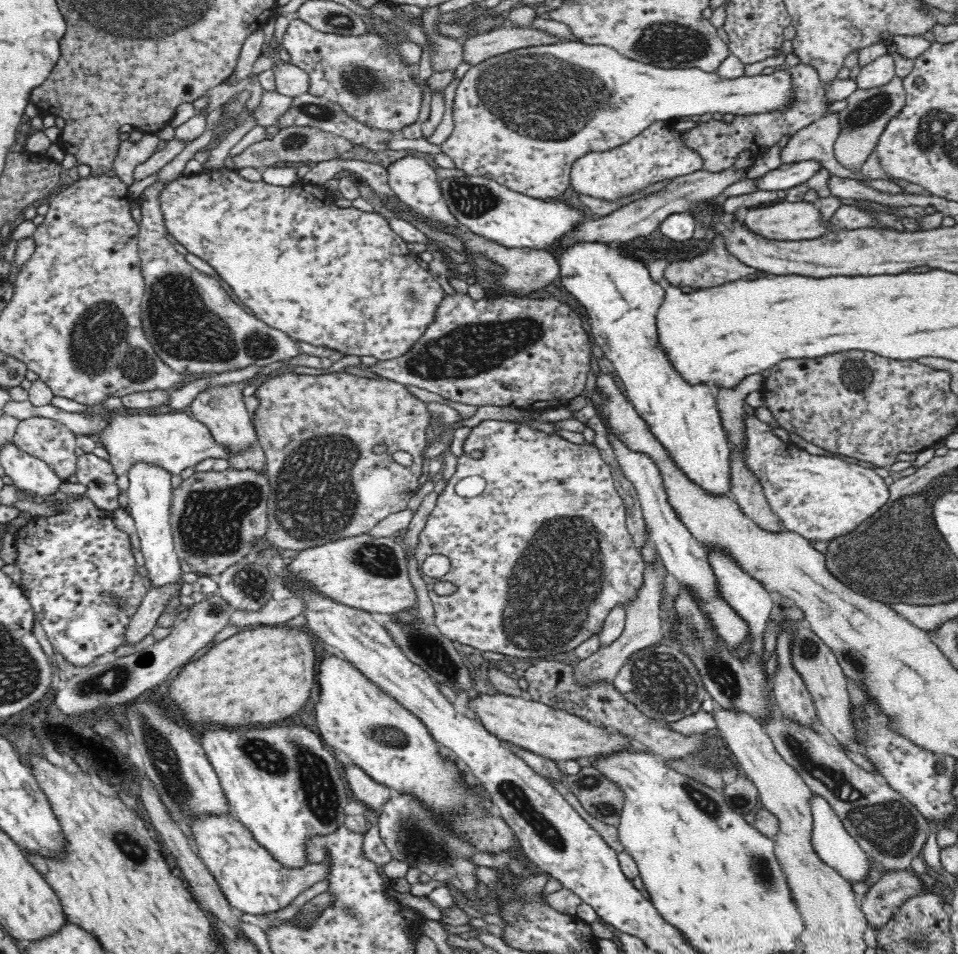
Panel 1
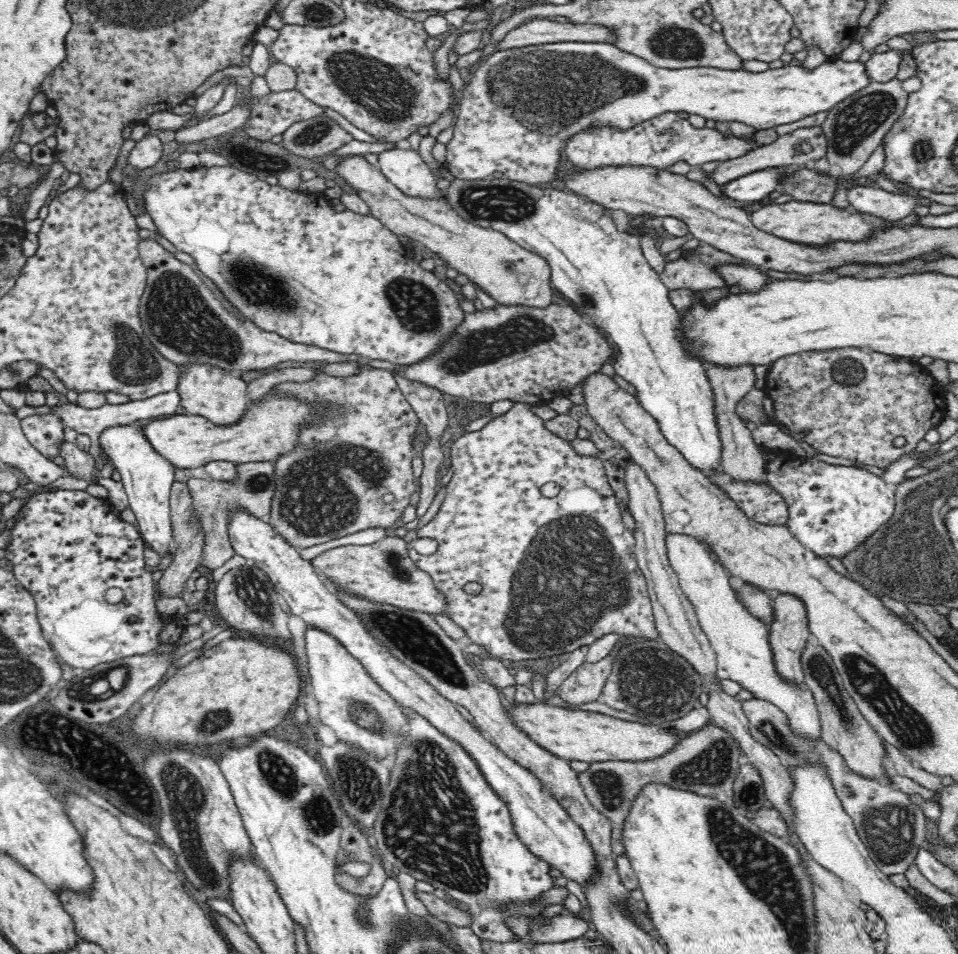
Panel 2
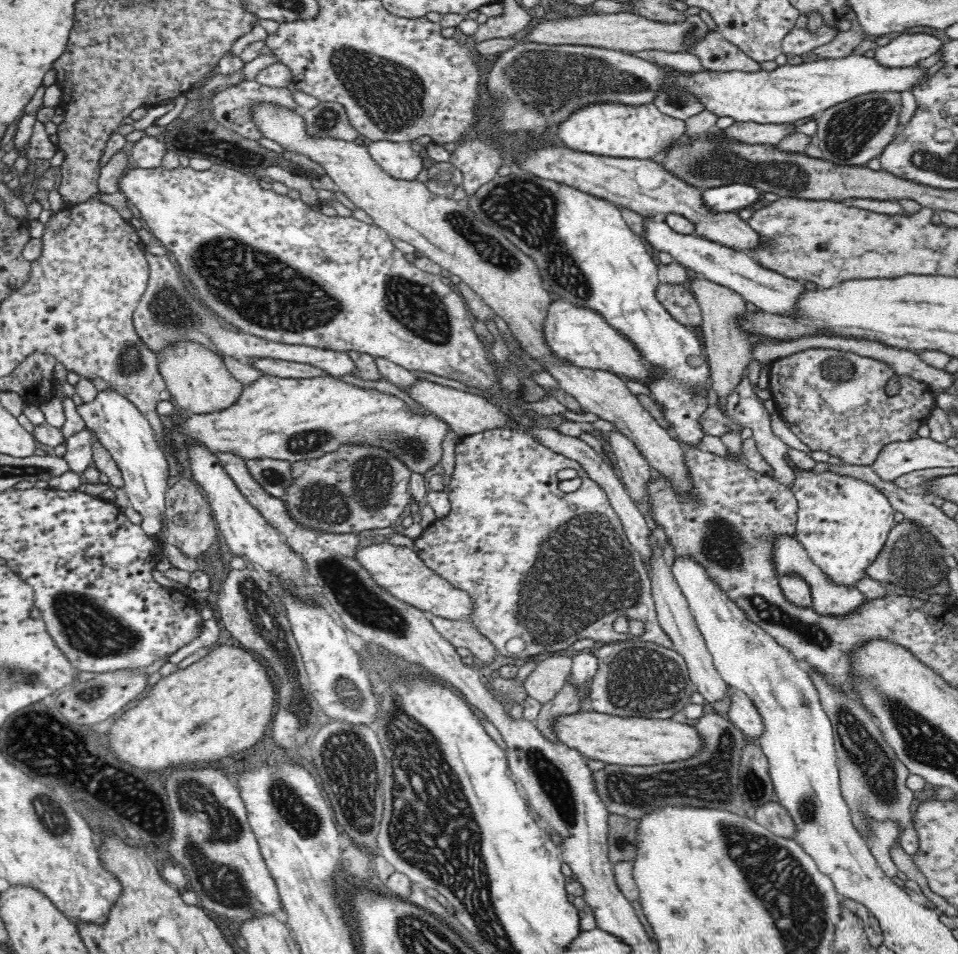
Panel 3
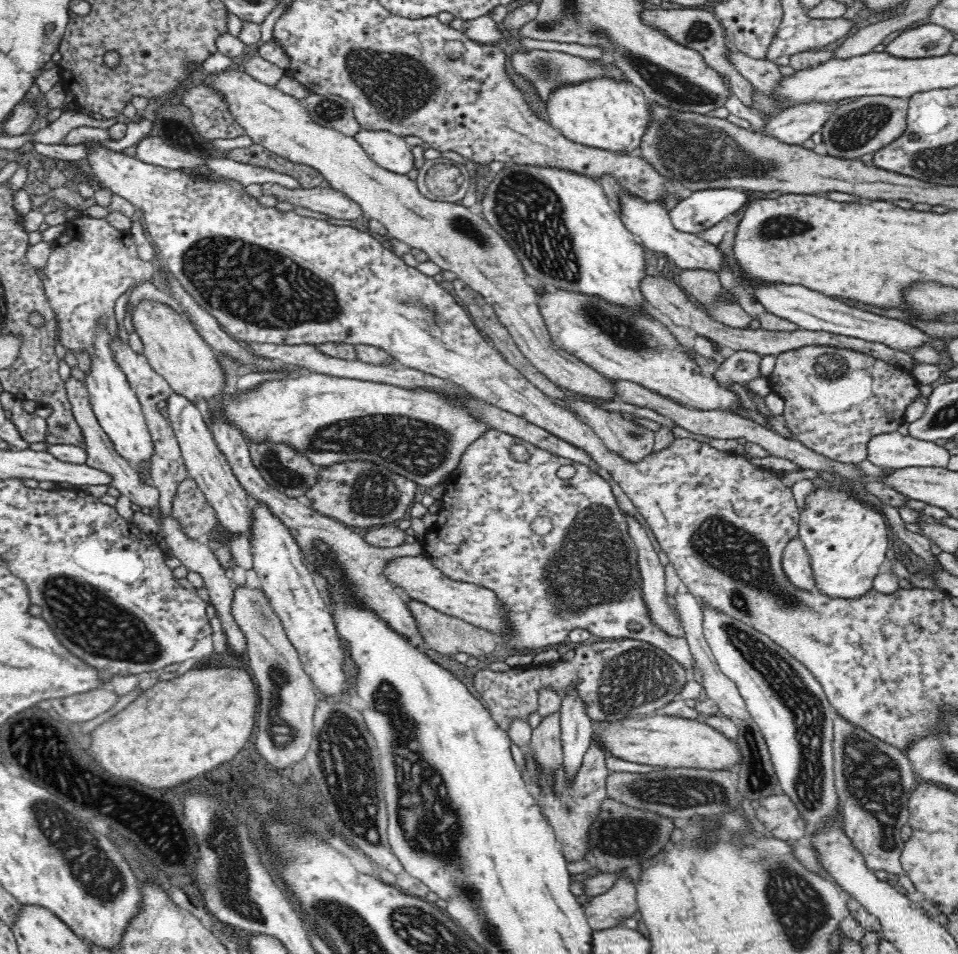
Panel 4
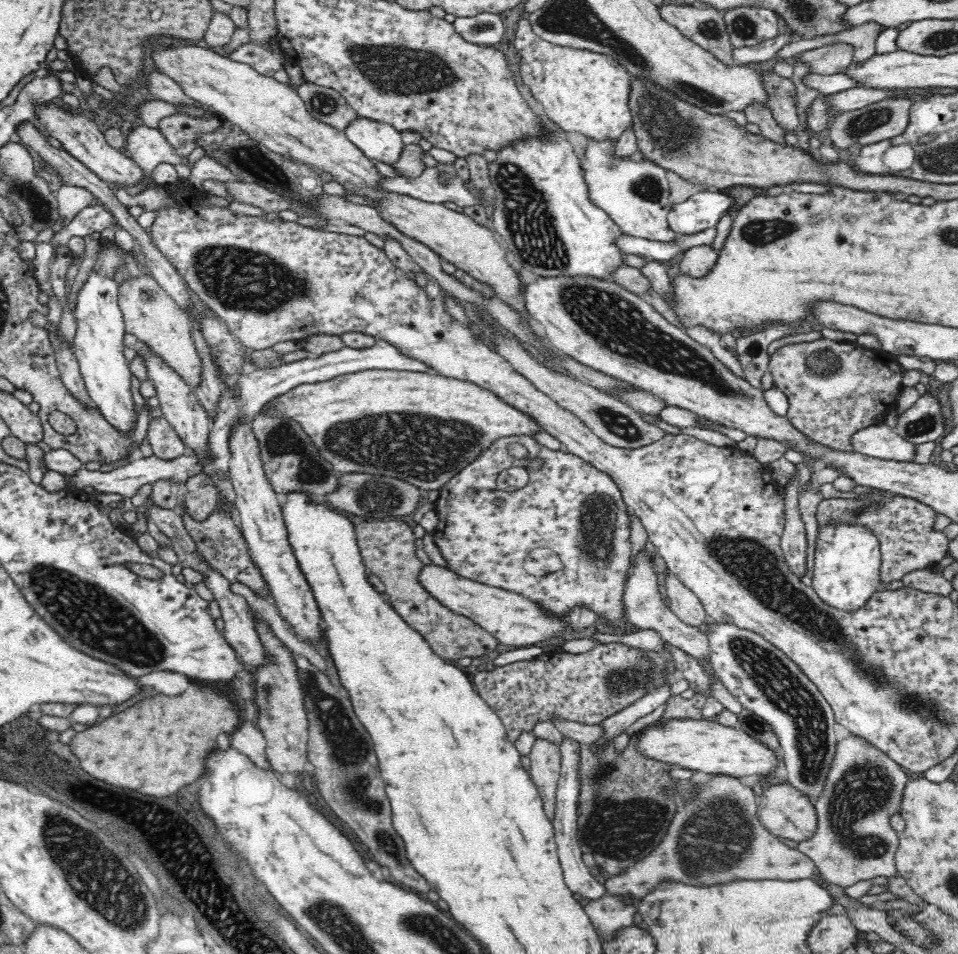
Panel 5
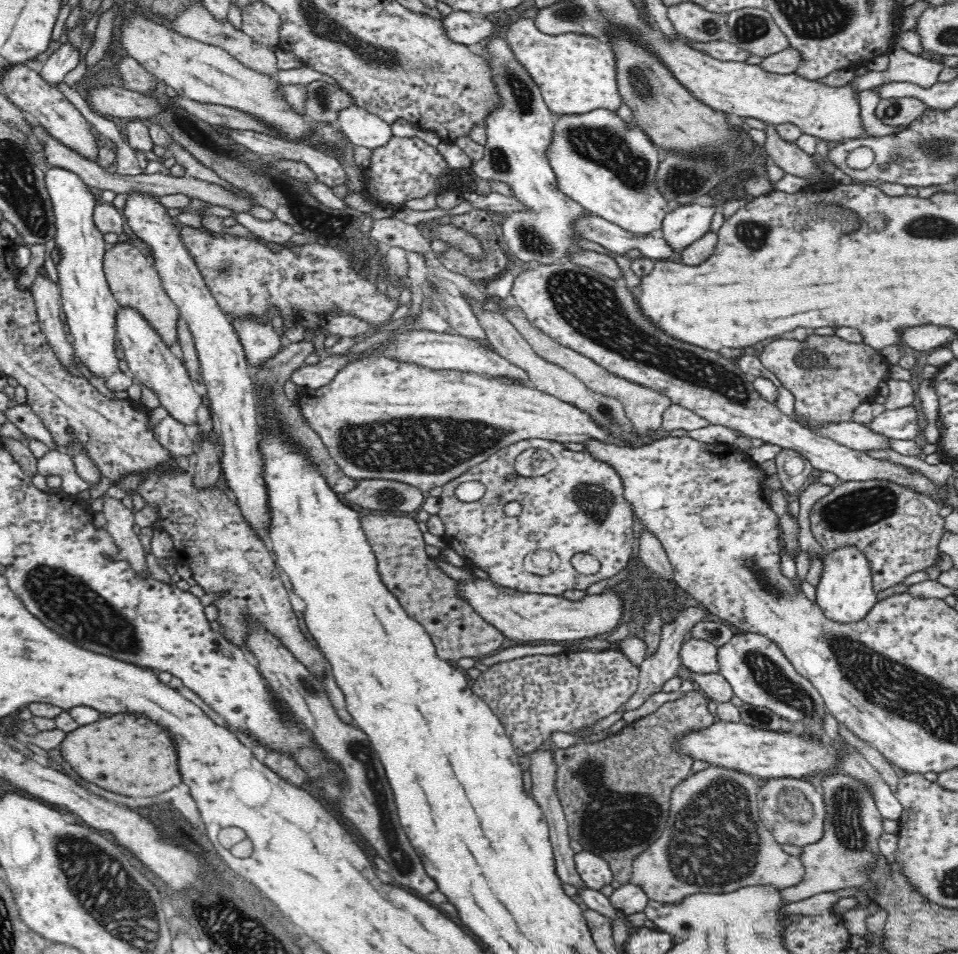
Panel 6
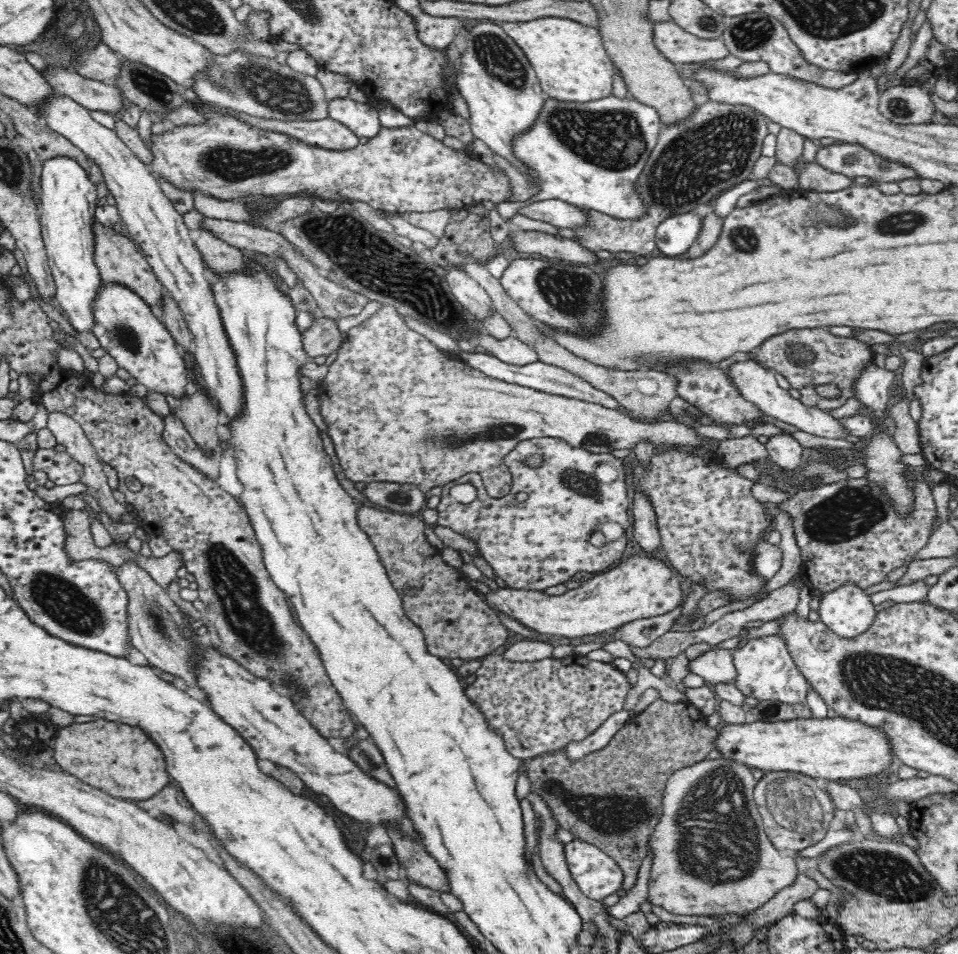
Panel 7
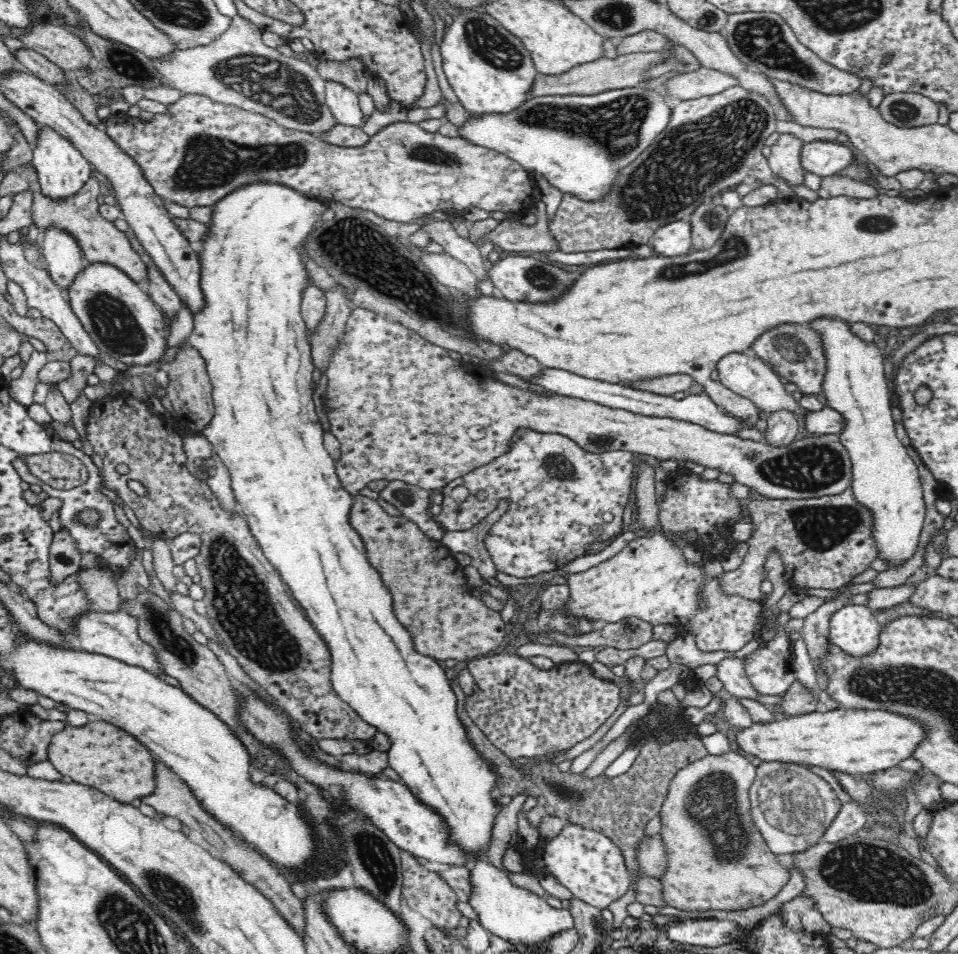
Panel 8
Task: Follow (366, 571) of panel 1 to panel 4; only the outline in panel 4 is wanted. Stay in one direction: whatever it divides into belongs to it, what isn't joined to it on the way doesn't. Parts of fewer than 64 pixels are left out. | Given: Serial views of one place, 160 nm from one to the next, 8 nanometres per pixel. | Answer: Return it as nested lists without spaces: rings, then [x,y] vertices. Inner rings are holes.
[[[425,555],[393,559],[385,566],[385,573],[387,579],[391,580],[392,585],[397,587],[403,595],[407,594],[409,598],[424,602],[444,615],[465,620],[467,623],[486,629],[486,631],[503,638],[513,635],[509,614],[493,590],[470,582],[460,582],[448,578]]]

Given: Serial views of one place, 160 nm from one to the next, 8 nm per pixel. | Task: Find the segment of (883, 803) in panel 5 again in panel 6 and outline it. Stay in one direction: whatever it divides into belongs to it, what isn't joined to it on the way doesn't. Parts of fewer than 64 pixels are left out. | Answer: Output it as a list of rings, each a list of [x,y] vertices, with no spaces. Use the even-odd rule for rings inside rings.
[[[832,773],[823,777],[823,799],[826,805],[826,818],[823,837],[814,844],[803,847],[800,857],[805,876],[796,886],[781,890],[783,904],[802,901],[810,896],[836,890],[862,888],[867,882],[864,868],[872,864],[878,849],[878,836],[882,829],[882,815],[870,791],[850,775]]]

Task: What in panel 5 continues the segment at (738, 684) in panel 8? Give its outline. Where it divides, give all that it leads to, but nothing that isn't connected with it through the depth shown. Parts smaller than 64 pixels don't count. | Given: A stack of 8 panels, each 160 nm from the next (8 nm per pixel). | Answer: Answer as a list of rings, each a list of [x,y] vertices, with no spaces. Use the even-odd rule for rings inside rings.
[[[644,549],[636,559],[636,564],[631,568],[622,590],[622,606],[624,620],[630,625],[635,624],[640,628],[651,628],[657,630],[664,643],[668,643],[682,652],[696,659],[698,663],[704,664],[711,658],[709,638],[701,628],[690,626],[682,622],[668,607],[666,600],[662,599],[658,591],[658,576],[652,568],[652,562],[648,558],[648,552]]]

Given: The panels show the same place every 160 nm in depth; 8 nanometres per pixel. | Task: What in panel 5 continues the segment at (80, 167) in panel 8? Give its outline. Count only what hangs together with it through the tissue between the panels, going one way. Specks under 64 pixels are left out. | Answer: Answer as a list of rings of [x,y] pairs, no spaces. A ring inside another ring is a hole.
[[[93,266],[76,293],[72,312],[76,317],[73,353],[79,362],[85,389],[104,419],[118,431],[128,433],[135,428],[138,416],[134,412],[132,398],[133,374],[123,353],[126,331],[123,312],[118,304],[118,283]]]

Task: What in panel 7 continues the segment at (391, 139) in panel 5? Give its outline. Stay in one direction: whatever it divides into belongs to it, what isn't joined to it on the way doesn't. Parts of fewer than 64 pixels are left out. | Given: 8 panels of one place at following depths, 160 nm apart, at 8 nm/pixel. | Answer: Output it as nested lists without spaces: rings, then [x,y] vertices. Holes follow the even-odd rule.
[[[348,96],[332,98],[327,109],[330,118],[345,124],[358,138],[374,138],[382,127],[374,106],[354,101]]]

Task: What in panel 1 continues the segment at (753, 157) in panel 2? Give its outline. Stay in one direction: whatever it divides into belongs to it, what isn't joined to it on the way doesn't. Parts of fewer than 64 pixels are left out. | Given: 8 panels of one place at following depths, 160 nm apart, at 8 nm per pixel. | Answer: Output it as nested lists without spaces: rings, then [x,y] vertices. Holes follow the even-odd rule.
[[[828,113],[822,118],[816,120],[816,122],[813,122],[804,128],[800,128],[798,132],[794,132],[794,134],[792,134],[792,136],[788,139],[787,144],[780,148],[780,161],[784,164],[788,164],[814,160],[820,163],[820,166],[829,170],[832,175],[839,176],[840,178],[856,179],[862,182],[867,180],[870,181],[871,178],[864,176],[861,172],[852,172],[850,169],[844,168],[844,166],[840,165],[840,163],[836,160],[833,150],[836,138],[838,138],[838,132],[840,132],[840,125],[838,125],[838,113]],[[752,166],[744,168],[726,168],[720,172],[708,172],[703,168],[696,172],[690,172],[684,176],[678,176],[660,192],[642,197],[625,206],[618,208],[605,217],[584,220],[569,235],[563,238],[565,244],[574,244],[578,240],[582,242],[603,242],[604,244],[623,244],[628,240],[634,240],[638,236],[646,236],[653,233],[660,223],[668,216],[676,213],[686,213],[690,206],[694,206],[700,200],[711,200],[723,193],[726,188],[747,177]]]

